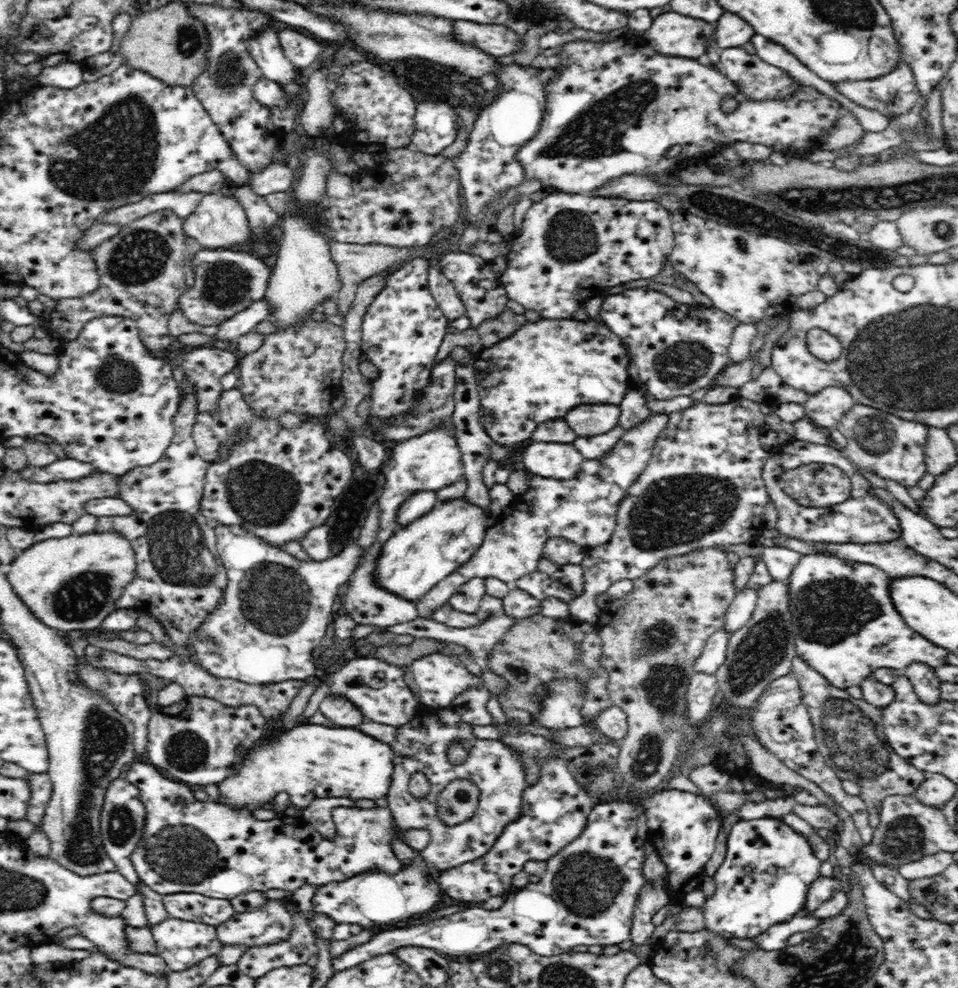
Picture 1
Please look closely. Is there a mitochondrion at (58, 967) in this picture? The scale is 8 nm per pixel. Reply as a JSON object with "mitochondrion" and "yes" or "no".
{"mitochondrion":"no"}

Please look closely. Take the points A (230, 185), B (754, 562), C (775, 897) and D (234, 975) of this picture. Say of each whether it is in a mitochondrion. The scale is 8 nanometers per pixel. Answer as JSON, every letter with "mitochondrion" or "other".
{"A":"other","B":"other","C":"other","D":"other"}

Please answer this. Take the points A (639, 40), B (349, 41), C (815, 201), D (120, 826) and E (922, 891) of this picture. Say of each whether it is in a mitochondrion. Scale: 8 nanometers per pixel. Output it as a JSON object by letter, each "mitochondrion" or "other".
{"A":"other","B":"other","C":"mitochondrion","D":"mitochondrion","E":"other"}

